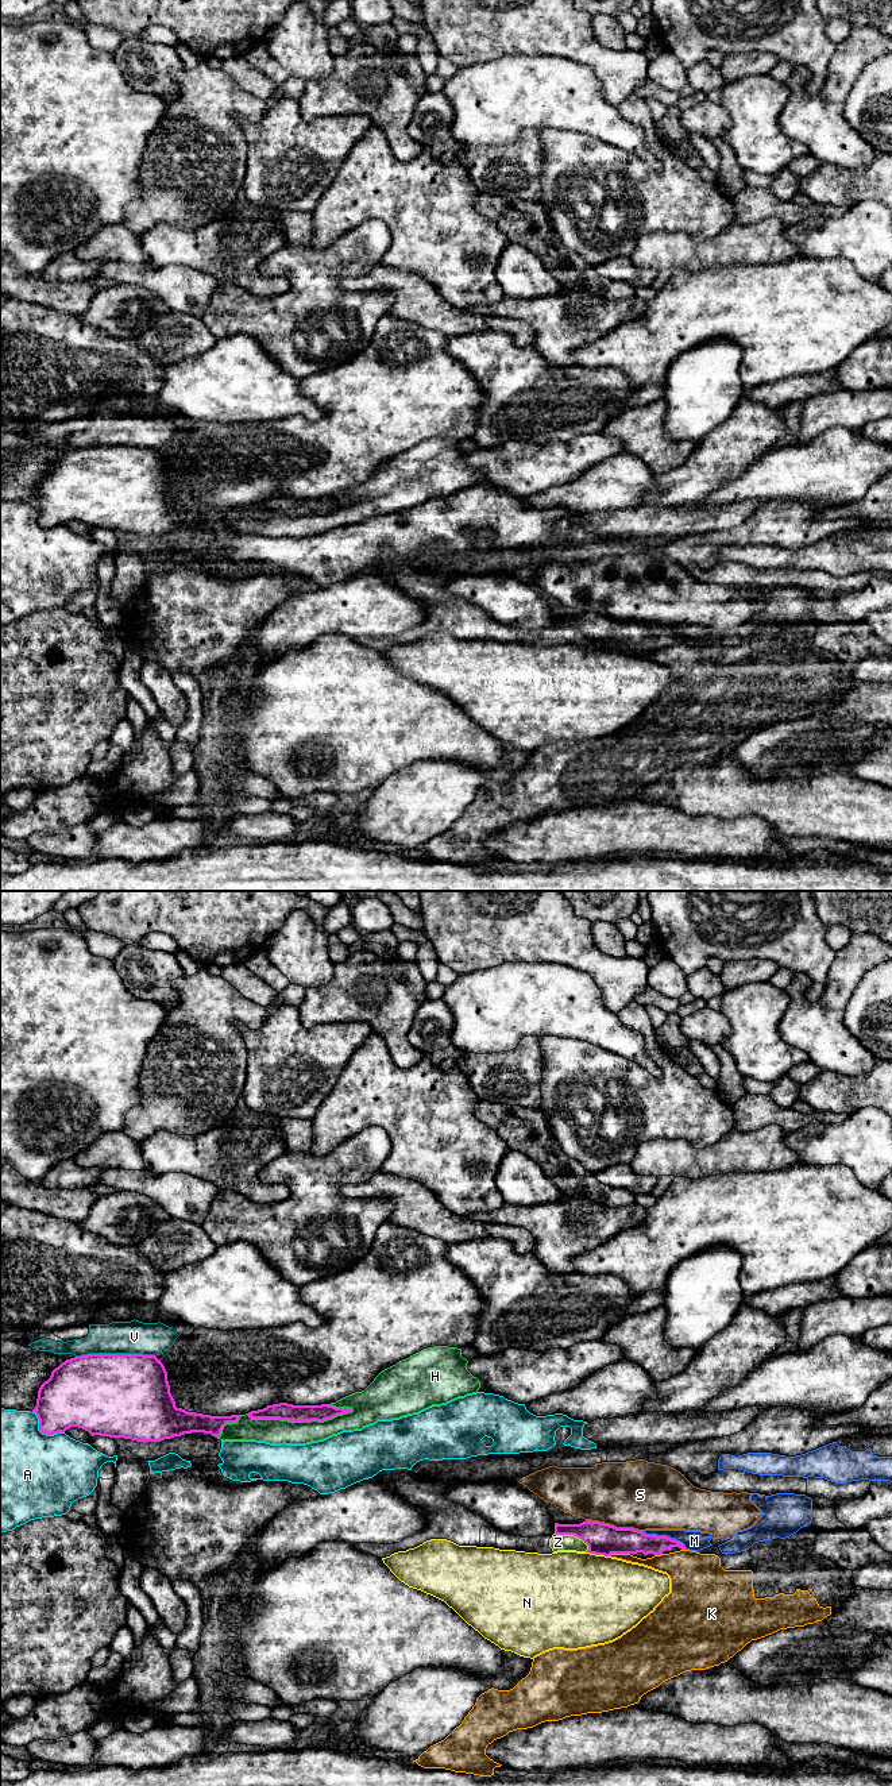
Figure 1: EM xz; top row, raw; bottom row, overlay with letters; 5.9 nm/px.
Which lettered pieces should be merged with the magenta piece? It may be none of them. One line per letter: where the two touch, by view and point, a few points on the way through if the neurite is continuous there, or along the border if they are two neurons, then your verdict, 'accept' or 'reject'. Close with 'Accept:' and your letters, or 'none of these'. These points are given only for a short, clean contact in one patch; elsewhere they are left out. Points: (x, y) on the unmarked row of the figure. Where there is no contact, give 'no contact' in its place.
A: contact xz (42, 525); reject
H: contact xz (298, 513); reject
K: contact xz (618, 645); reject
M: contact xz (664, 629); reject
N: contact xz (598, 647); reject
S: contact xz (613, 618); reject
V: contact xz (115, 447); reject
Z: contact xz (572, 627); border xz (555, 625), (575, 628), (589, 641); reject
Accept: none of these

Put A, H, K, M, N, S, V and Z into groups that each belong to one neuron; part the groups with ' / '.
A / H / K Z / M / N / S / V

